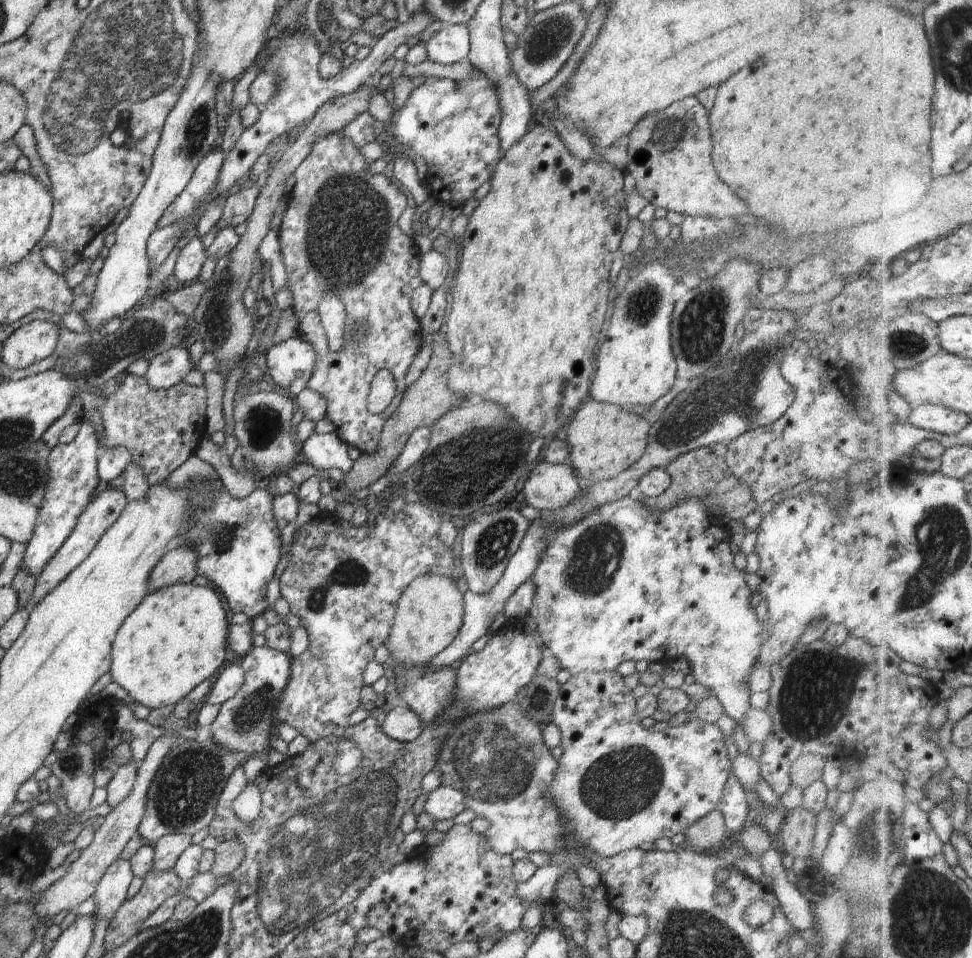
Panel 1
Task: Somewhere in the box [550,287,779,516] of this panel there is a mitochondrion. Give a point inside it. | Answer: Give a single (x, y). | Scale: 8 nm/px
(682, 424)

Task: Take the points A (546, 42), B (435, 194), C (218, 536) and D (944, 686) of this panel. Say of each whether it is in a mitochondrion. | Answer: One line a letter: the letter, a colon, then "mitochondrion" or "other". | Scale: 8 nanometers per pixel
A: mitochondrion
B: other
C: mitochondrion
D: other

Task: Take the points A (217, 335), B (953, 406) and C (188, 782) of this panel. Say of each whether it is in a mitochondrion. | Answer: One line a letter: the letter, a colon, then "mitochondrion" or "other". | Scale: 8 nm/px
A: mitochondrion
B: other
C: mitochondrion

